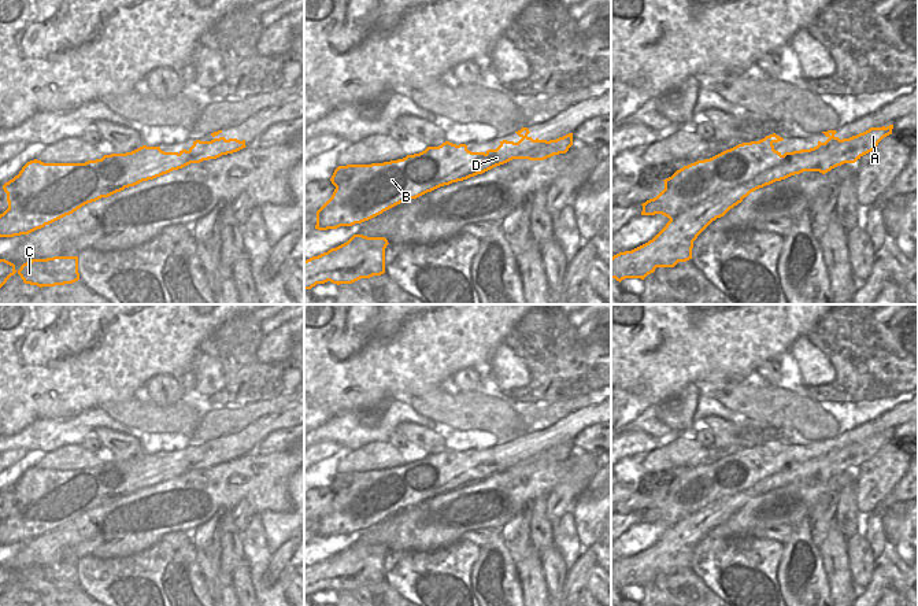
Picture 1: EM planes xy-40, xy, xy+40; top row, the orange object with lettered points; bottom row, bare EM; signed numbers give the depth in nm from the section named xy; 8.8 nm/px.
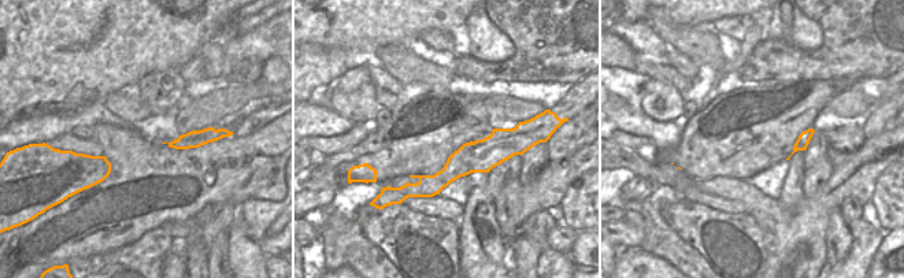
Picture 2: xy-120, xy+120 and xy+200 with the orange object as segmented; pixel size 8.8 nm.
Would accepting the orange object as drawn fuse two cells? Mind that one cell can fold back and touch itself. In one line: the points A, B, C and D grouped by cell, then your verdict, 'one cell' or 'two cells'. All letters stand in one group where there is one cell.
A C D / B | two cells

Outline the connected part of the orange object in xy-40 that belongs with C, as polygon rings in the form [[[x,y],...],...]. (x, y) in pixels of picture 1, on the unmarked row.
[[[78,563],[32,566],[23,570],[18,579],[14,570],[0,566],[0,595],[15,580],[21,583],[25,591],[40,595],[73,591],[79,587]]]

